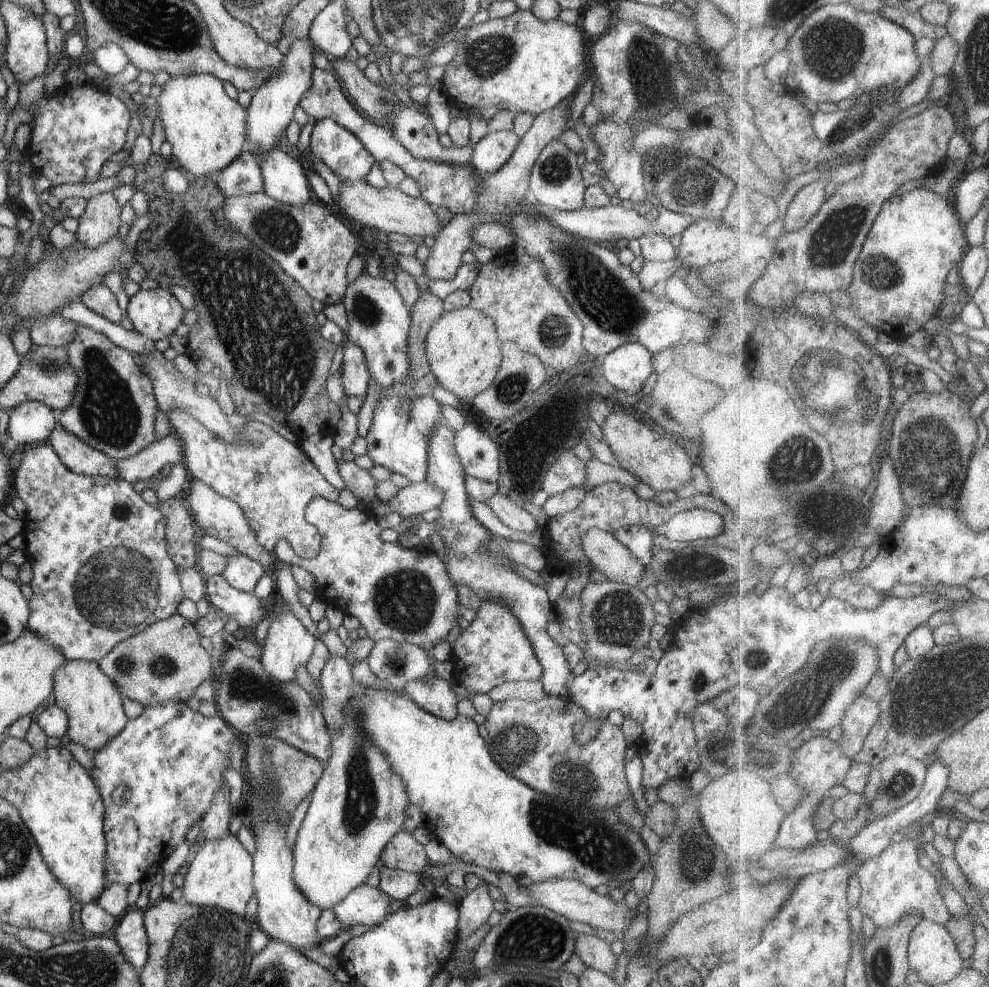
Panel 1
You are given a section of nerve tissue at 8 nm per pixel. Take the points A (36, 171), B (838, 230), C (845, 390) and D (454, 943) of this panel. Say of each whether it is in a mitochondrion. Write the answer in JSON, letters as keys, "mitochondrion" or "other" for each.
{"A":"other","B":"mitochondrion","C":"mitochondrion","D":"other"}

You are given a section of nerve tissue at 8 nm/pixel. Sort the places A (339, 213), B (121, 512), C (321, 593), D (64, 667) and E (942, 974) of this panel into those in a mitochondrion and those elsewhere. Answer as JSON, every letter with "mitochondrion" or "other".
{"A":"other","B":"other","C":"other","D":"other","E":"other"}

